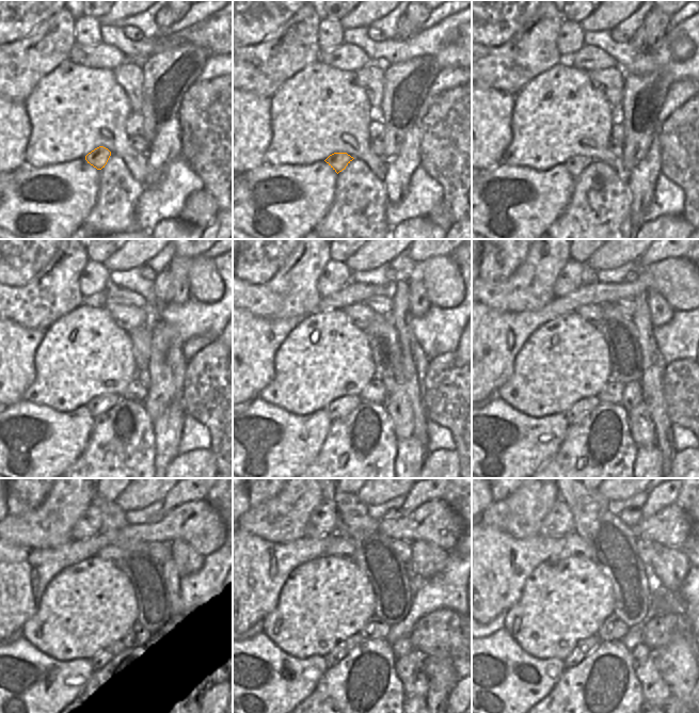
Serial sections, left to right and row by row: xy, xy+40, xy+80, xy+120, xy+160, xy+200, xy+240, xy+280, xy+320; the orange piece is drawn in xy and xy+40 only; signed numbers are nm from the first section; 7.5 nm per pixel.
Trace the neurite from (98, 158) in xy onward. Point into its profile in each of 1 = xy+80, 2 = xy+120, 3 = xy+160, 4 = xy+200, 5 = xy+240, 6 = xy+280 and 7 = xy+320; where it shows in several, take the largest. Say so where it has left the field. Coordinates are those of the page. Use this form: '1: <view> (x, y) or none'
1: xy+80 (575, 164)
2: xy+120 (99, 405)
3: xy+160 (345, 405)
4: xy+200 (585, 406)
5: xy+240 (100, 659)
6: xy+280 (344, 648)
7: xy+320 (584, 648)

